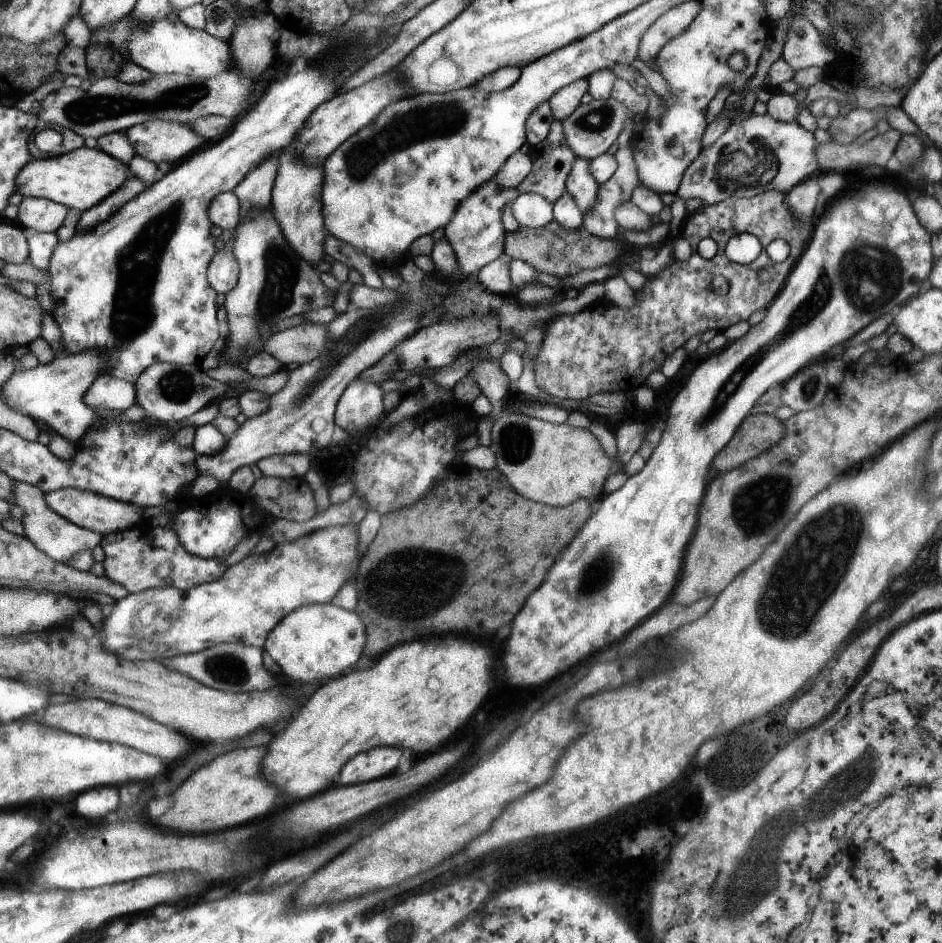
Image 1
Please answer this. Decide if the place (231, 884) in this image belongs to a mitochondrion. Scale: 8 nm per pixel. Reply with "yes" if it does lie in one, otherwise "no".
no

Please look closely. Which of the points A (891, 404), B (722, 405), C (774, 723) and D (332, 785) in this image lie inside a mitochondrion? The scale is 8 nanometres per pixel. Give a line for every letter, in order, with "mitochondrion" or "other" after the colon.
A: other
B: mitochondrion
C: other
D: other

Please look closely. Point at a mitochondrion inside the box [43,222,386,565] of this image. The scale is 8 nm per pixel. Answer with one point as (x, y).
(277, 295)

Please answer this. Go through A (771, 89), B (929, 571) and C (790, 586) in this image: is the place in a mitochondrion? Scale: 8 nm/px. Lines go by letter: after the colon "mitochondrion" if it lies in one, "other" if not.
A: other
B: other
C: mitochondrion

